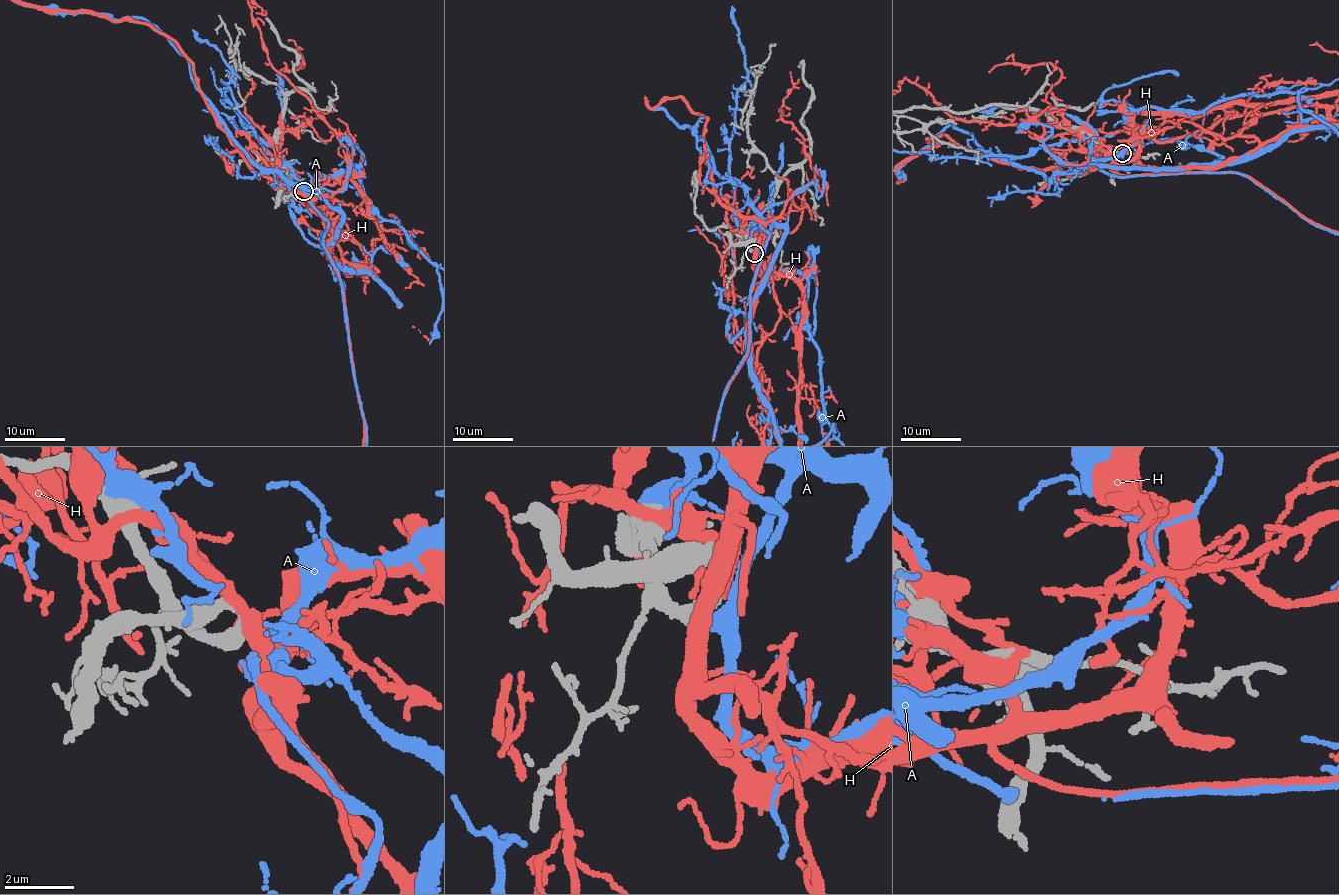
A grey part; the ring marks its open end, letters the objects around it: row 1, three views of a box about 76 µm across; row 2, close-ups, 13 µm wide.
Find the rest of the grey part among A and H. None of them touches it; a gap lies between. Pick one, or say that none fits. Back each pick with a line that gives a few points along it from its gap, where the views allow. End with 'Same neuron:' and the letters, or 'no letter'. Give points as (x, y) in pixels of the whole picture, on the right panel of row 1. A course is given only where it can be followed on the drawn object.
Same neuron: no letter

